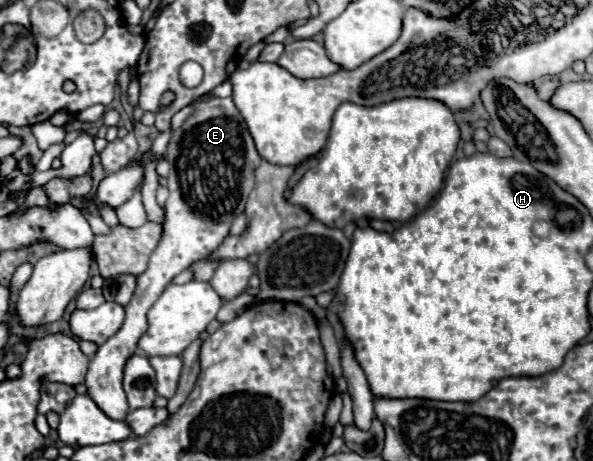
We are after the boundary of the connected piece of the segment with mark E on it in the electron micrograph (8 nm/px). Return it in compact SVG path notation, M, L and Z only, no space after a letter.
M214 97L200 103L184 125L172 133L166 161L170 163L170 197L164 205L166 217L162 239L150 255L148 269L138 275L134 297L128 307L124 307L126 319L122 329L98 347L86 375L88 395L106 415L112 415L112 419L124 419L128 415L128 401L122 389L122 369L128 357L136 353L138 339L148 327L146 313L178 273L212 253L224 241L236 213L244 211L246 199L254 187L256 165L260 165L262 159L232 97Z

